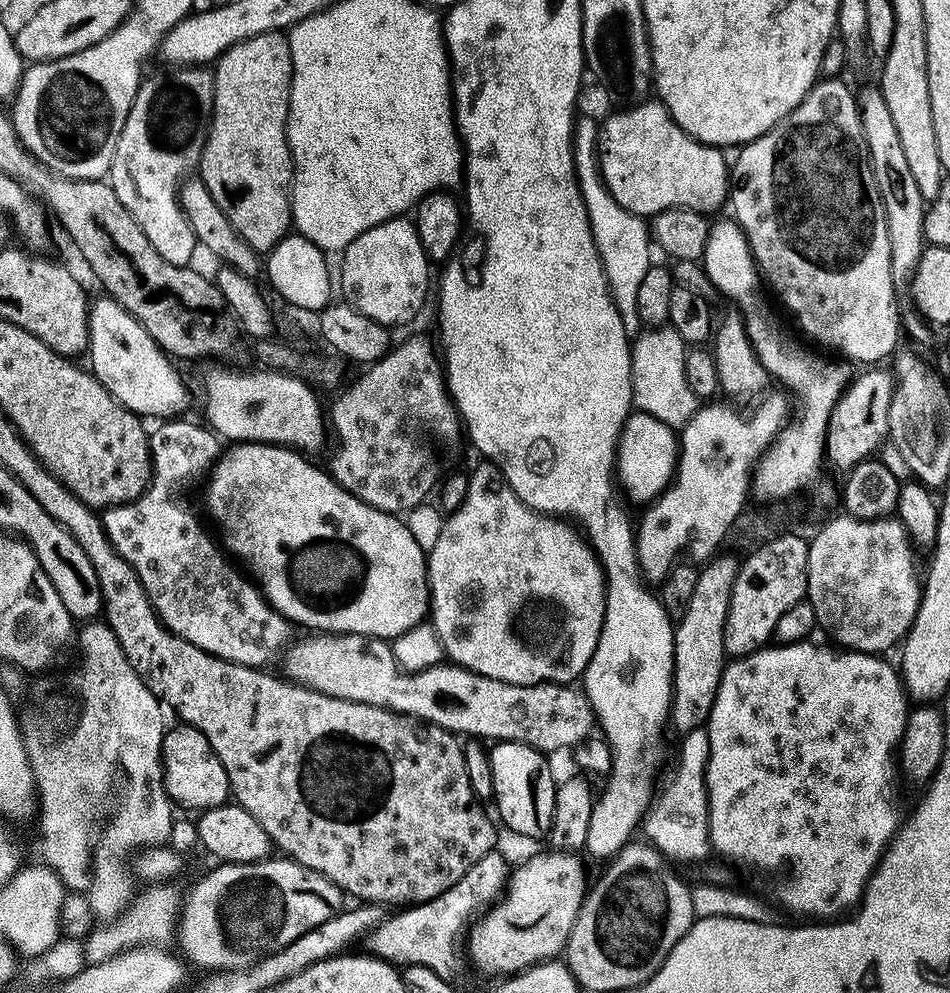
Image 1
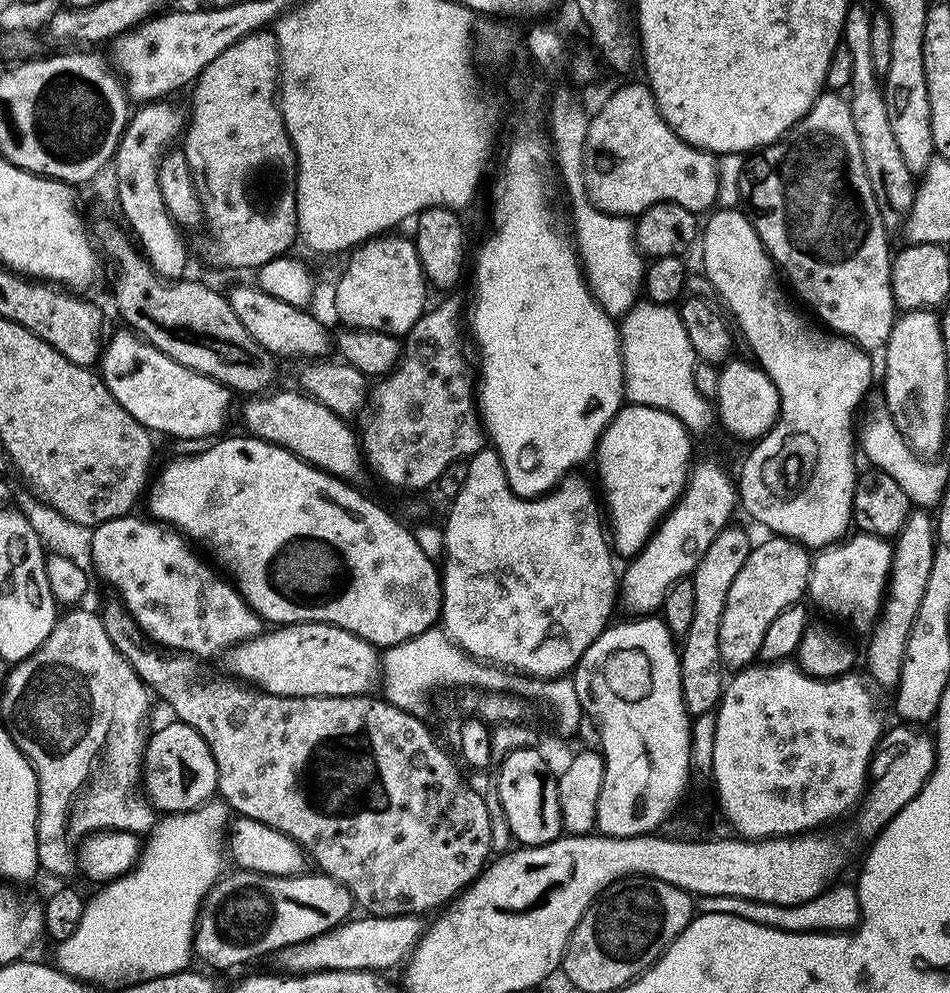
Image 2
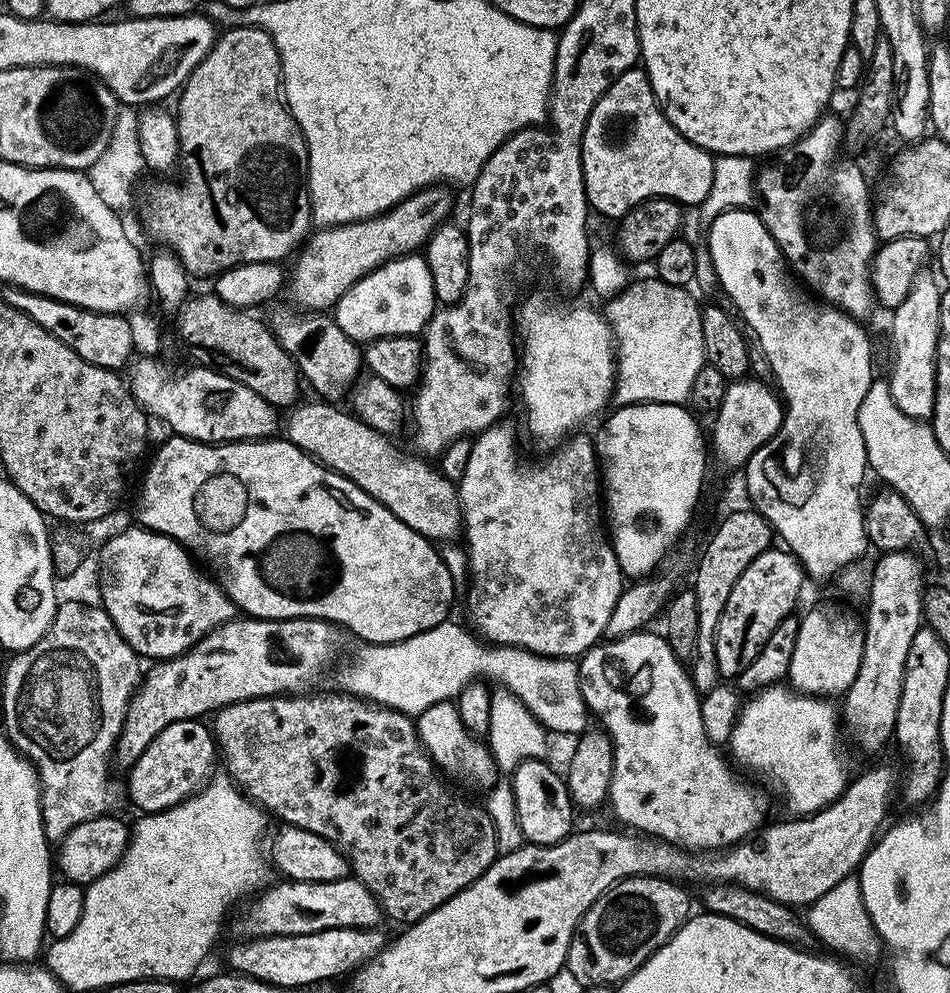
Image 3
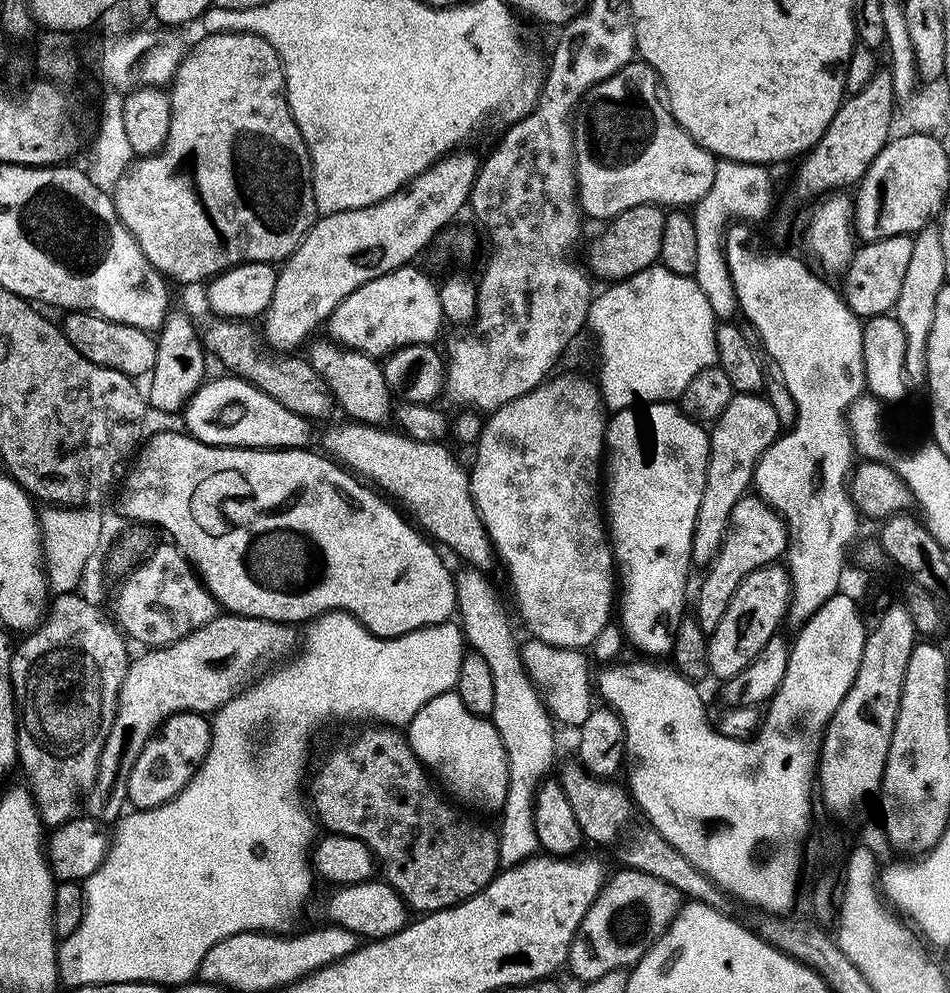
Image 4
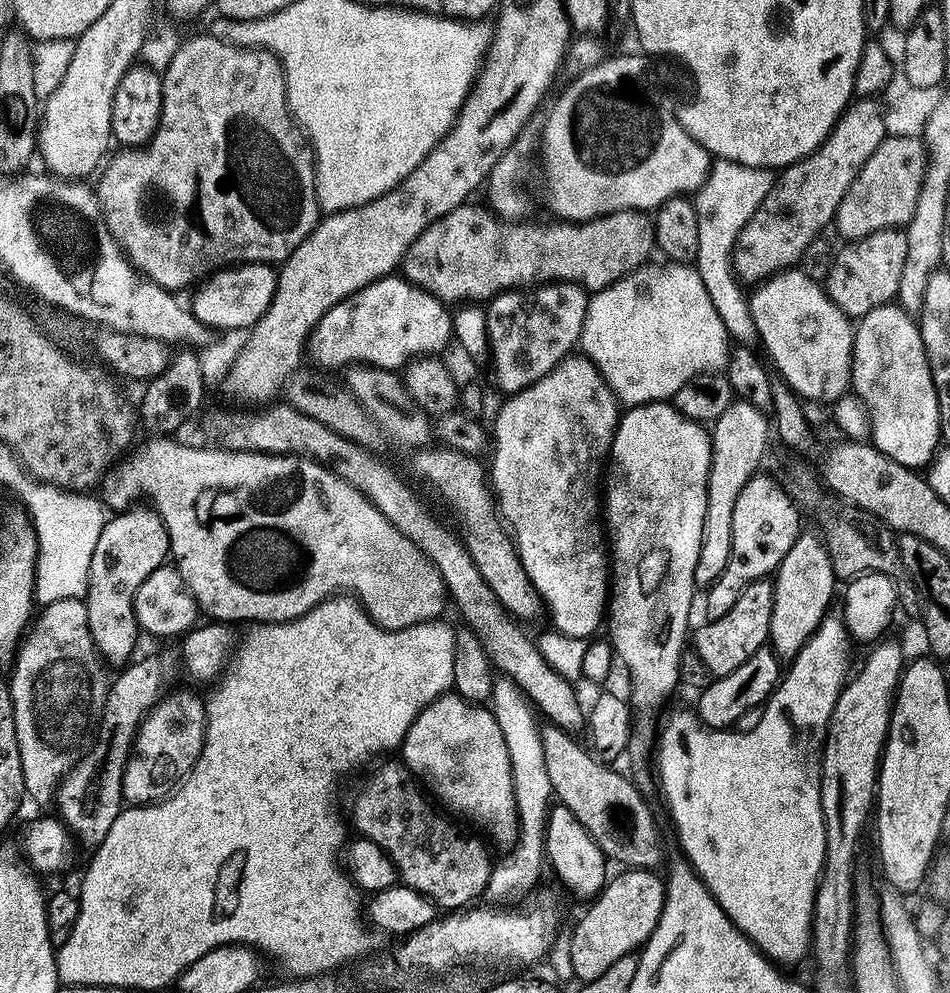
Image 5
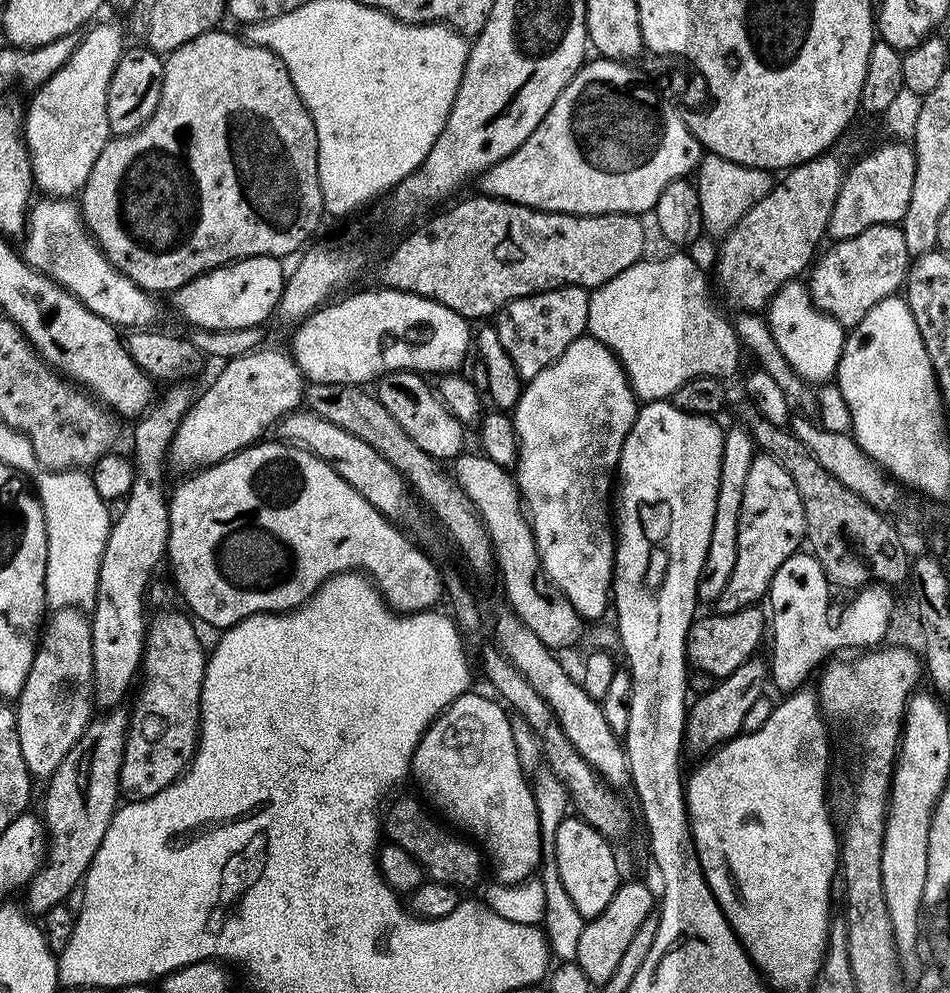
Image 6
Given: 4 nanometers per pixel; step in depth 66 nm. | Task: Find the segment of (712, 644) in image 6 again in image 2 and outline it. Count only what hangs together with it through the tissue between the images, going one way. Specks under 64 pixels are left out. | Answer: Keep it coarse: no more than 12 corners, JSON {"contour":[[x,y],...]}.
{"contour":[[775,534],[734,577],[718,654],[760,655],[770,622],[808,591],[809,549]]}

